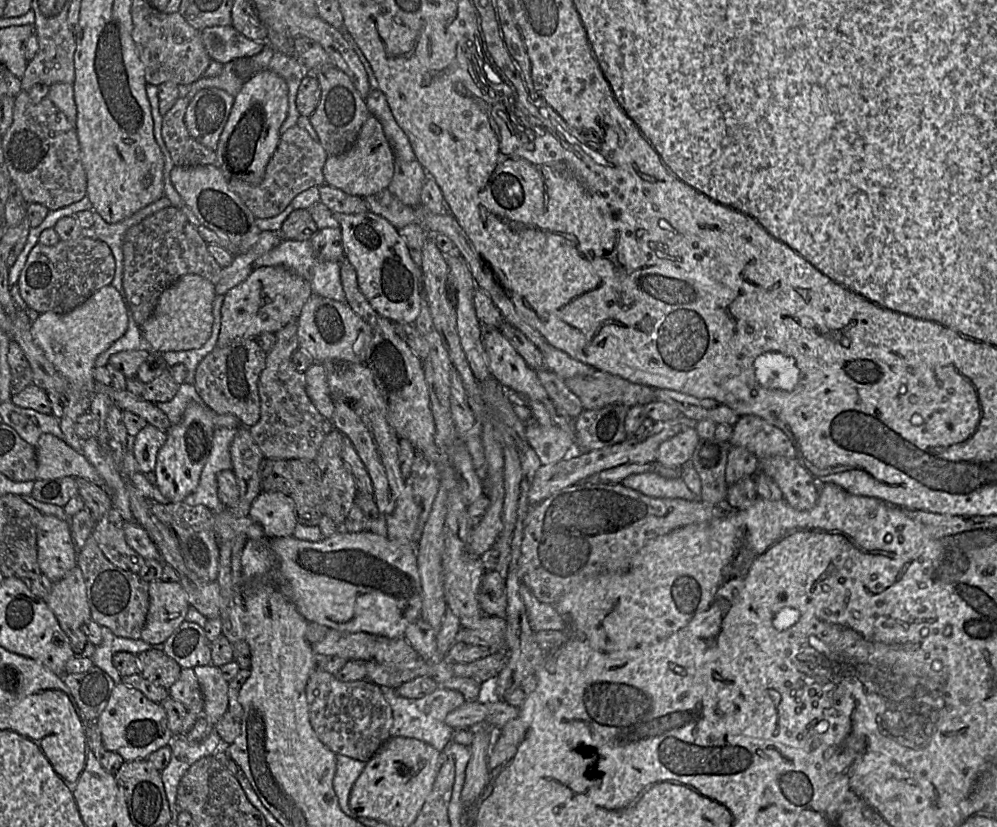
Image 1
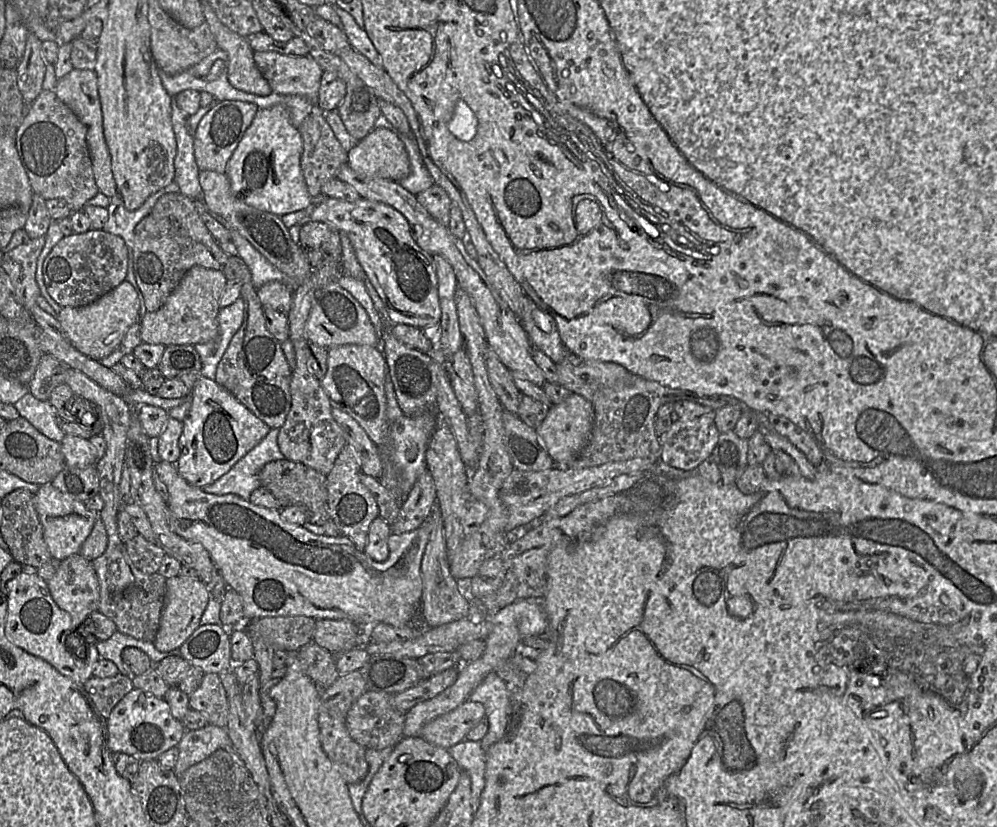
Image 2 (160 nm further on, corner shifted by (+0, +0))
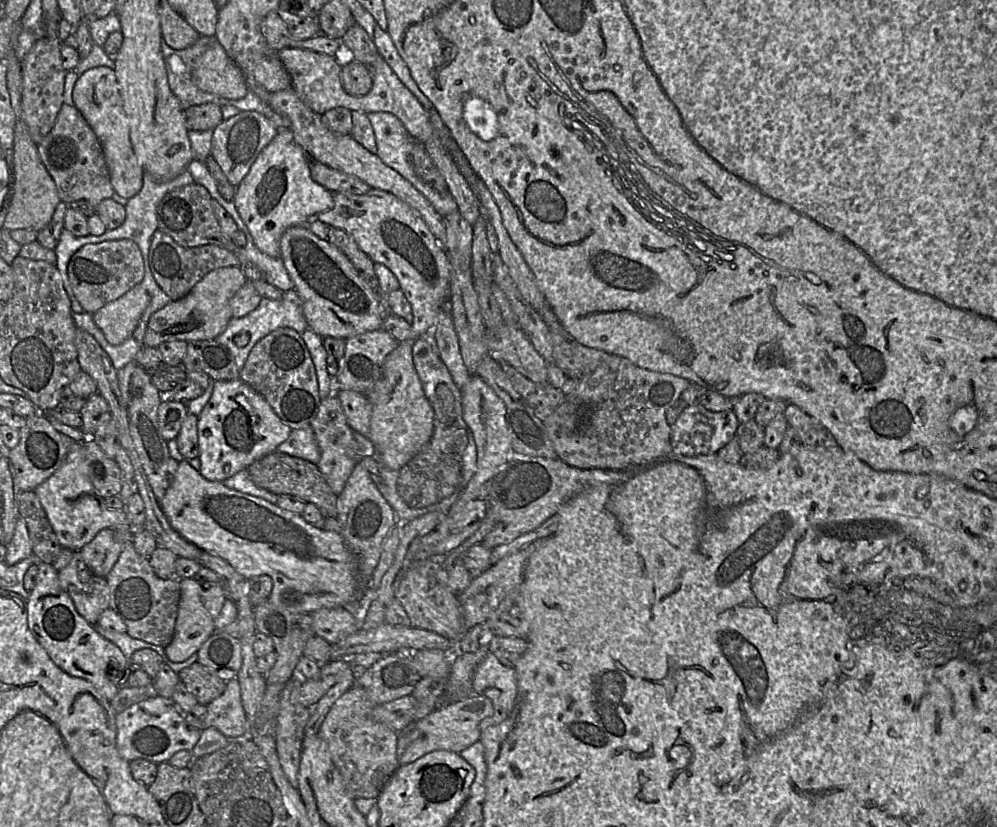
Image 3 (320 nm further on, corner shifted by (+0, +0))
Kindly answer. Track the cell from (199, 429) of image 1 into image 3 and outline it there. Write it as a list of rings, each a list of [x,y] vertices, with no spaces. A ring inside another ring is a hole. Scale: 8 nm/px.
[[[239,379],[215,381],[212,395],[197,417],[199,473],[211,482],[223,483],[264,456],[276,452],[292,432],[267,401]]]

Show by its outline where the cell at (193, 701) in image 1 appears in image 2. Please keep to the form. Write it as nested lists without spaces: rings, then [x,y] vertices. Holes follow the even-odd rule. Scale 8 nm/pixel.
[[[205,673],[200,687],[189,697],[191,709],[204,713],[209,724],[226,729],[229,698],[218,674]]]

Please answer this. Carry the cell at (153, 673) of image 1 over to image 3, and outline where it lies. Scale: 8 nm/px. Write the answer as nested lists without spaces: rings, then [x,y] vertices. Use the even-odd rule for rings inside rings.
[[[198,662],[182,669],[178,673],[179,679],[197,699],[199,704],[208,705],[220,697],[228,681],[220,679],[216,673]]]

